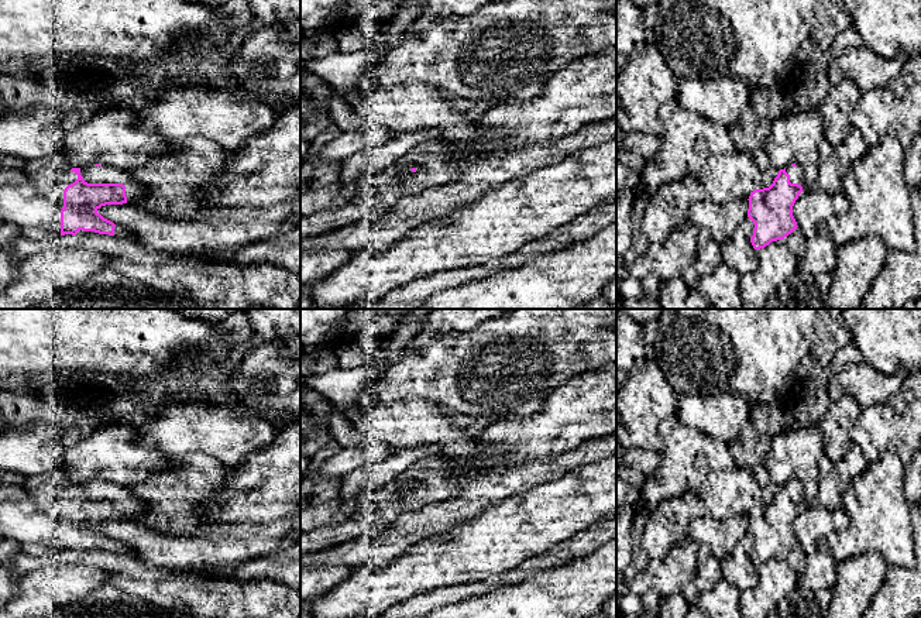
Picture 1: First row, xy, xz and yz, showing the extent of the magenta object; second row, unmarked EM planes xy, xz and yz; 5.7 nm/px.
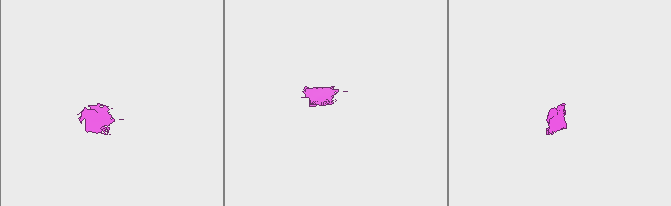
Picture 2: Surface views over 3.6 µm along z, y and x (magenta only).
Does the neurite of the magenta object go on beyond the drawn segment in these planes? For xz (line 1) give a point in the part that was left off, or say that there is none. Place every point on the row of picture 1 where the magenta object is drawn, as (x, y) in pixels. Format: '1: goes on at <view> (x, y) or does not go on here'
1: does not go on here

